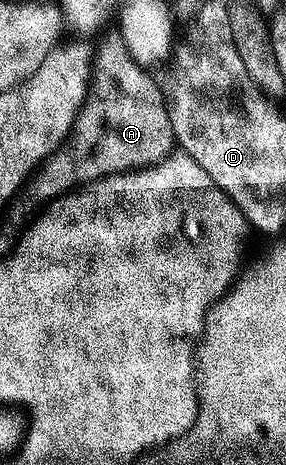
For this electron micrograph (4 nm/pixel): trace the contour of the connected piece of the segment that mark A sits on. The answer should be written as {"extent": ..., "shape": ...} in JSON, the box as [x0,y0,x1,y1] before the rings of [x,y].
{"extent":[26,32,176,204],"shape":[[[113,32],[113,34],[107,34],[108,33],[105,33],[103,35],[103,37],[105,36],[104,42],[97,44],[96,55],[91,55],[88,93],[84,96],[84,104],[76,114],[76,119],[74,120],[72,129],[68,131],[68,136],[64,139],[62,145],[40,163],[38,169],[31,175],[30,181],[27,183],[26,190],[29,190],[38,201],[44,202],[43,204],[51,203],[53,200],[63,199],[64,195],[71,194],[87,186],[90,182],[98,182],[102,178],[108,178],[111,174],[126,174],[129,172],[143,171],[143,166],[152,166],[155,162],[162,161],[171,150],[174,150],[176,137],[172,131],[172,125],[170,124],[165,91],[162,89],[162,86],[159,86],[159,84],[151,78],[150,75],[152,74],[149,73],[147,69],[137,65],[135,60],[131,58],[131,54],[127,51],[126,44],[123,42],[119,33]]]}

